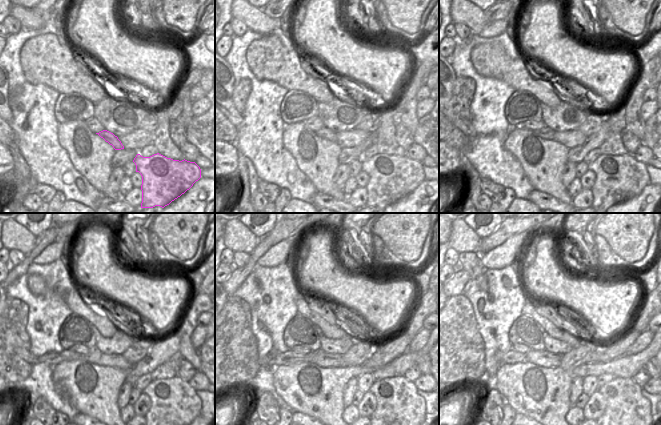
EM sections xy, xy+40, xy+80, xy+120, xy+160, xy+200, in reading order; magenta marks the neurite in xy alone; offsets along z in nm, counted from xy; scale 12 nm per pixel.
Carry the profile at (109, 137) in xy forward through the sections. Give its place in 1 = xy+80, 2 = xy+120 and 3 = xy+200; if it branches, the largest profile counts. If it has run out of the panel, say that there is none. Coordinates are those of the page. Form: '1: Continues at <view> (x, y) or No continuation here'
1: Continues at xy+80 (546, 133)
2: Continues at xy+120 (52, 358)
3: Continues at xy+200 (512, 357).

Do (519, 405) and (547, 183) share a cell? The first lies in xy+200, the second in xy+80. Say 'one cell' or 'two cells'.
one cell

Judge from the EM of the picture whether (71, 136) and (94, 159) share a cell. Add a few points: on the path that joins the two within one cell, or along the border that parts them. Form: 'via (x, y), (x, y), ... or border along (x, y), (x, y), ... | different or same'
via (73, 145), (78, 156), (85, 157) | same

